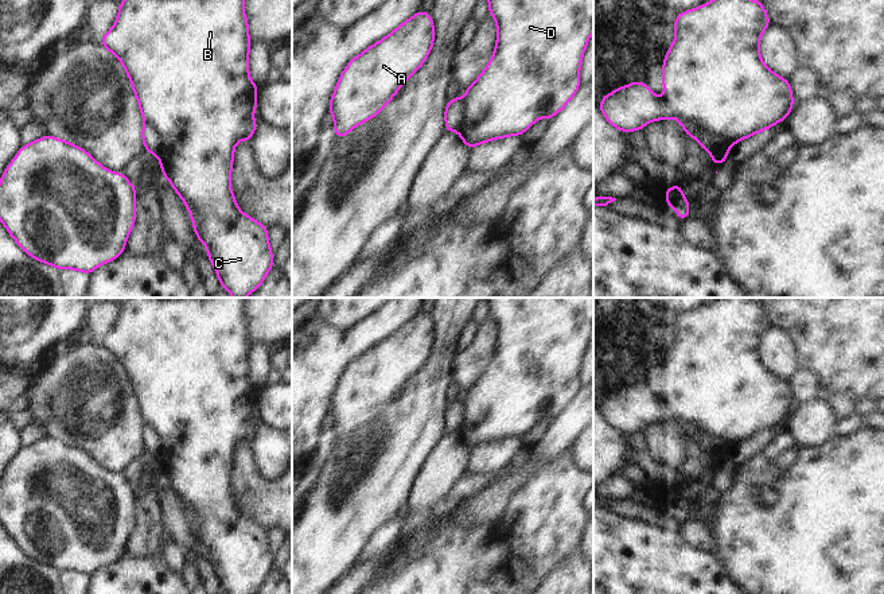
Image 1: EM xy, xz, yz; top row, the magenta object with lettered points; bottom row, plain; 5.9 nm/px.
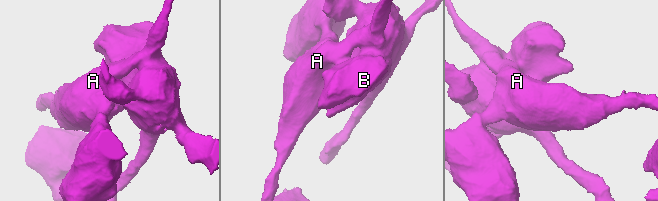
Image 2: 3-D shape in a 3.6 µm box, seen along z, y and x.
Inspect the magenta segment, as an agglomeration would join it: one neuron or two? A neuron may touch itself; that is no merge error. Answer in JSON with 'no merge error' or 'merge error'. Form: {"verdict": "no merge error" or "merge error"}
{"verdict": "merge error"}

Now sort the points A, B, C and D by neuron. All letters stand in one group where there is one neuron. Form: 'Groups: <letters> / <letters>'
Groups: A / B C D.

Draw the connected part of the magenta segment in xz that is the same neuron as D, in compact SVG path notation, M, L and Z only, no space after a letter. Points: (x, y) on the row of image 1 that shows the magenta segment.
M488 0L496 22L496 46L488 65L466 88L463 120L457 132L468 151L479 144L521 136L538 119L553 119L580 88L580 65L593 31L593 0Z

